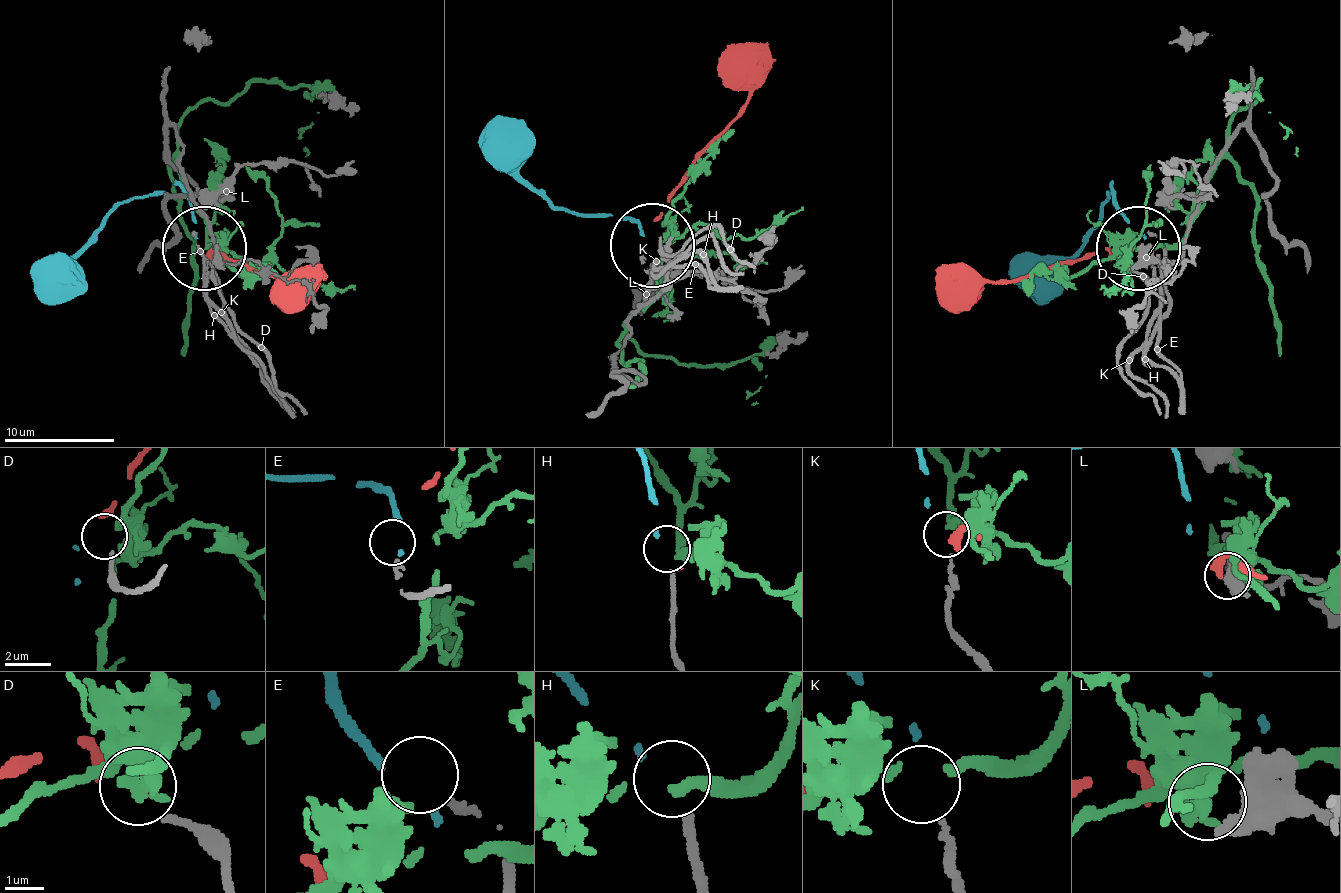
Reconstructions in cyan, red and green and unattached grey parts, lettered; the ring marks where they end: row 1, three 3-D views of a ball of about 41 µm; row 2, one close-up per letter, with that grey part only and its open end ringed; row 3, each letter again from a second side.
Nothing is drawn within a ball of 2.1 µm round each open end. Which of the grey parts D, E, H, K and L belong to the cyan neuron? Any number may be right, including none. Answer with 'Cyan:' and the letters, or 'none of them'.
Cyan: H

